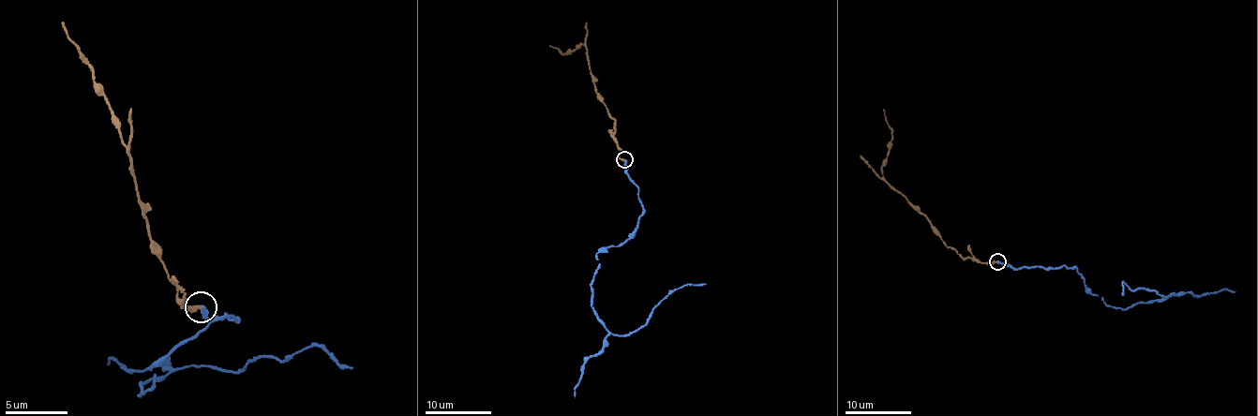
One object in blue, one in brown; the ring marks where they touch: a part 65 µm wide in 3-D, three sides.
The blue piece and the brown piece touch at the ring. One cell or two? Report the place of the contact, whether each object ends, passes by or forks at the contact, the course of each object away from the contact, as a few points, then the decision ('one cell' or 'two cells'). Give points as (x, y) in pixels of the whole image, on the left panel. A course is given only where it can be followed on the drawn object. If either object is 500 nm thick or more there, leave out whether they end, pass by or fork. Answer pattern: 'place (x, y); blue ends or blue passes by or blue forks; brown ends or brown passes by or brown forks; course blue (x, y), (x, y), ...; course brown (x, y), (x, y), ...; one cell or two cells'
place (201, 306); blue ends; brown ends; course blue (202, 305), (235, 319), (171, 349), (139, 396), (180, 368), (239, 371), (304, 347), (354, 368); course brown (202, 305), (192, 309), (183, 300), (161, 262), (161, 250), (148, 231), (121, 123), (89, 60), (61, 22); one cell

